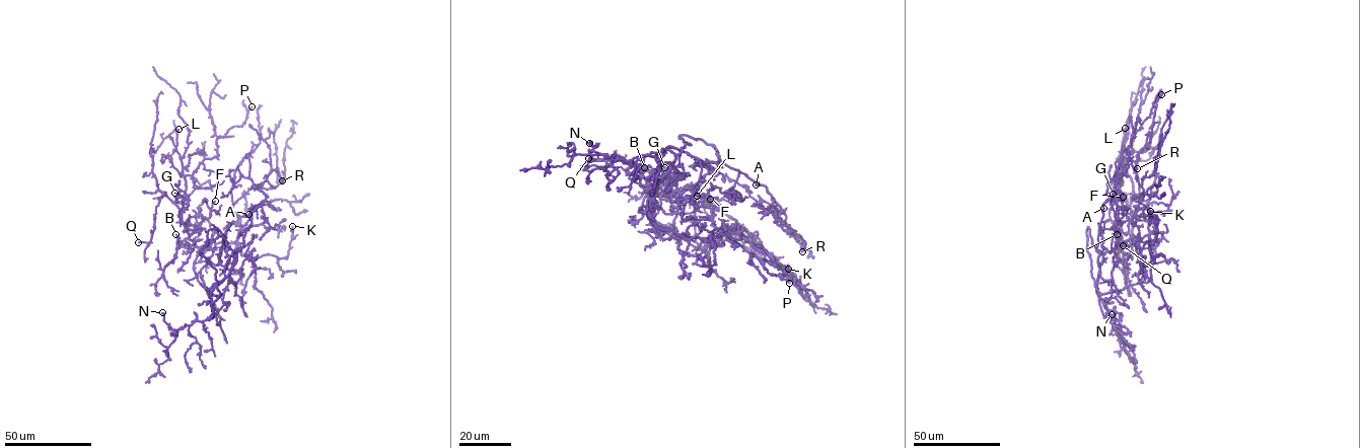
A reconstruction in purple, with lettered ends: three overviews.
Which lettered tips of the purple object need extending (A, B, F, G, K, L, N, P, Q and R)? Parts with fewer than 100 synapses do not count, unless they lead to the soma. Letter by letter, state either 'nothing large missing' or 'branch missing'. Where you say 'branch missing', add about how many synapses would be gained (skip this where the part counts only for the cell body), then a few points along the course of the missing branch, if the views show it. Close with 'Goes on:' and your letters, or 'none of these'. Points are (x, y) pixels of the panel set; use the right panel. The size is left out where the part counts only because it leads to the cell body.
A: nothing large missing
B: nothing large missing
F: nothing large missing
G: nothing large missing
K: nothing large missing
L: nothing large missing
N: nothing large missing
P: nothing large missing
Q: nothing large missing
R: nothing large missing
Goes on: none of these

